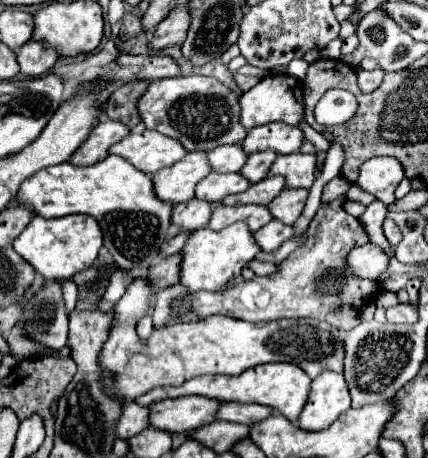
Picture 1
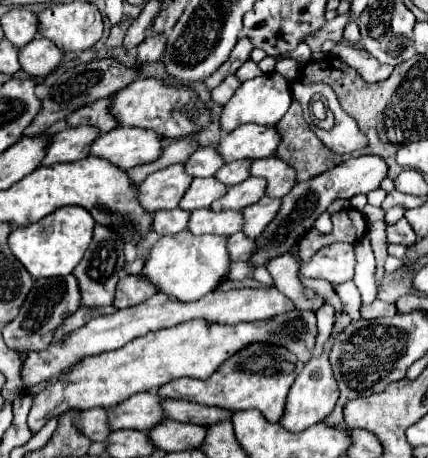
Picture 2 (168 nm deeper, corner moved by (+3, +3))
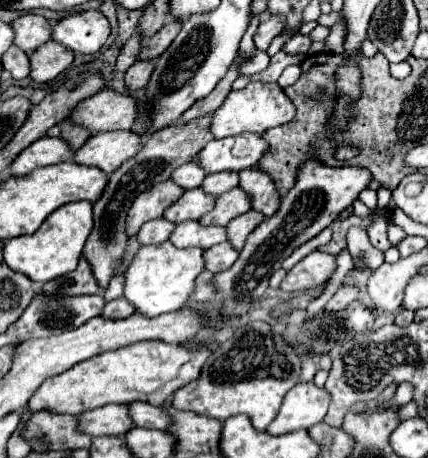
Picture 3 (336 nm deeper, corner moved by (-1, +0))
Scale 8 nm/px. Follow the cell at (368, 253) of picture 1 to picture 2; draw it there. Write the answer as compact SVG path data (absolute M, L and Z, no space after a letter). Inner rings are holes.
M332 243L318 249L310 261L302 263L300 273L312 279L324 279L332 285L350 281L354 275L356 259L352 243Z

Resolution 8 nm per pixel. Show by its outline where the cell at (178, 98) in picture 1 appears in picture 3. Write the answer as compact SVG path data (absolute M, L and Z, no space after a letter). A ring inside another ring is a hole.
M102 90L80 102L70 118L84 124L94 134L108 130L130 130L138 120L138 98L128 92L120 94L114 90Z

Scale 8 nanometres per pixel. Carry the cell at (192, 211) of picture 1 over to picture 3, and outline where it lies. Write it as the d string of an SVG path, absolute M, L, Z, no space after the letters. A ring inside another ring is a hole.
M164 218L150 220L140 228L138 240L140 244L162 244L170 238L172 228L176 228L176 224L172 224L170 220L164 220Z

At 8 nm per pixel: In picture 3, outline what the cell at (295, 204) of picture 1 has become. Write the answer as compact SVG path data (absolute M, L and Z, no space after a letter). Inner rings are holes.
M254 208L244 212L242 216L236 216L234 220L228 222L228 242L234 246L234 248L242 248L244 246L244 240L248 238L248 234L264 220L264 216L260 216L260 212L256 212Z

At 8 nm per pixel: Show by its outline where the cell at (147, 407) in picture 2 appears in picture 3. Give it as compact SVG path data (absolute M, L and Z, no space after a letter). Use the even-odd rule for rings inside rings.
M108 404L104 408L96 408L90 412L84 412L80 416L80 430L90 436L126 436L128 430L134 428L132 418L128 418L128 406L120 404ZM108 430L120 430L120 432L108 432Z

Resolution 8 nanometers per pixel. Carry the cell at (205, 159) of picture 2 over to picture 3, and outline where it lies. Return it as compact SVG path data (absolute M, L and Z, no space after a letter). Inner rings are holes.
M188 162L188 164L184 164L184 166L180 166L180 168L176 168L176 170L172 172L172 180L174 180L178 186L182 186L184 190L198 188L198 186L202 184L204 176L206 176L204 168L200 168L196 162Z

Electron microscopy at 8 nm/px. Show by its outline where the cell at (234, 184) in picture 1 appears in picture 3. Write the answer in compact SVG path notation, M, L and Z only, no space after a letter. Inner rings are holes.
M192 188L186 190L184 196L164 212L164 218L176 224L184 220L200 220L200 216L212 210L212 204L216 204L214 196L208 196L208 192L202 188Z

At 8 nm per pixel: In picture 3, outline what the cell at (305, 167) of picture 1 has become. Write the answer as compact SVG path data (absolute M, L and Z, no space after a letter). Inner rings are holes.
M248 168L240 172L240 188L252 196L252 208L264 216L272 216L280 206L280 192L272 184L272 178L258 168Z

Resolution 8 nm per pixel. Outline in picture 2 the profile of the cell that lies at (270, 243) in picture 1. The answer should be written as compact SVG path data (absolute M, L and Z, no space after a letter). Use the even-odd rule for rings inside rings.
M234 233L232 237L228 237L228 253L232 261L248 261L248 257L252 255L254 249L254 241L244 237L244 233Z

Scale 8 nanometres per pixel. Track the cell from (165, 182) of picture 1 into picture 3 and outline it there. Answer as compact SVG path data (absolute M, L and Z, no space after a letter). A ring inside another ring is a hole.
M172 178L144 190L132 202L132 206L128 210L128 218L126 218L128 236L136 236L136 232L142 228L142 224L146 224L148 220L160 218L164 214L164 210L170 208L170 204L180 200L182 194L184 194L184 190L178 188Z

